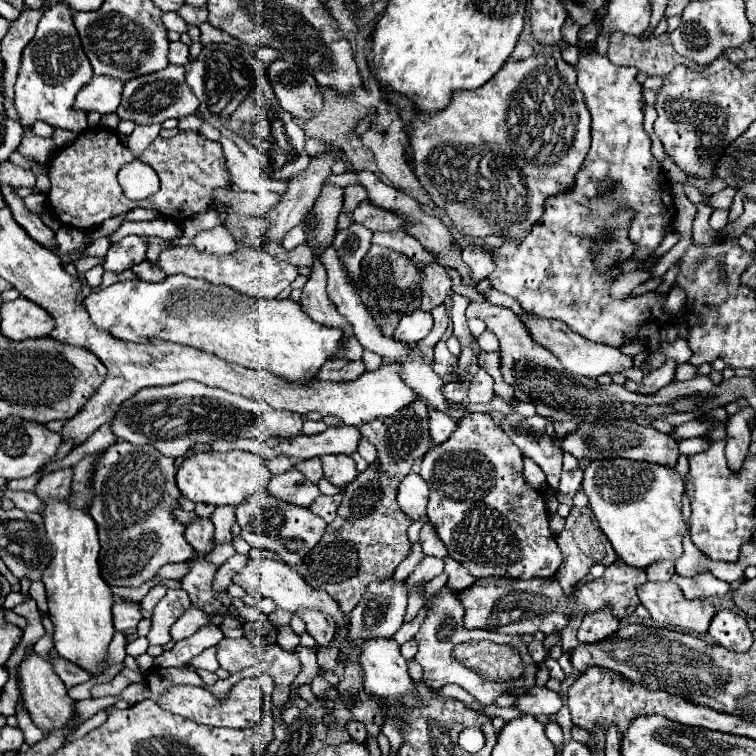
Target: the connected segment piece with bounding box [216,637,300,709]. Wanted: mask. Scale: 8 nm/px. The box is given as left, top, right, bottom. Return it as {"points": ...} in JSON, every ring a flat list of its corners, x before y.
{"points":[[224,637,218,645,216,645,216,659,220,663,222,669,226,669,230,675,232,673,238,673,246,667,258,667,262,673,270,675,274,679,274,693,272,693,272,703,282,709,288,701,288,691,290,691,290,685,292,681,296,679,296,675,300,673,300,661,296,655,292,653,286,653,278,643,272,643,272,645,264,645,264,647,256,647,250,639,246,637,240,637,240,639,228,639]]}

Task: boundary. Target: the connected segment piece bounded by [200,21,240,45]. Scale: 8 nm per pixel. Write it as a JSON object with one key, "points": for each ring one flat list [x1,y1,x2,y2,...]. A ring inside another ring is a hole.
{"points":[[208,21,200,25,200,39,202,39,204,45,208,45,208,43,230,43,231,45,240,44,238,40,233,39,227,33,224,33,222,29,212,27]]}

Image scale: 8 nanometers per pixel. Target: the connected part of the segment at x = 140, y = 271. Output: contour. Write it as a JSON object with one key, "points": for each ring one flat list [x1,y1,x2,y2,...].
{"points":[[142,261,142,263,136,263,130,267,130,271,142,279,142,281,162,281,164,279,164,273,160,273,160,269,156,269,156,265,148,263,148,261]]}

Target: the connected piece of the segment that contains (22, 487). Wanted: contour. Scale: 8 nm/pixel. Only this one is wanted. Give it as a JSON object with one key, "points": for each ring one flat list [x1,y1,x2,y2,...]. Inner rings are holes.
{"points":[[40,469,38,473,34,473,34,475,32,475,32,477,28,477,28,479,18,479,18,481,8,481,8,483,6,483,6,489,10,489,10,491,34,491,42,475,44,475,44,471]]}

